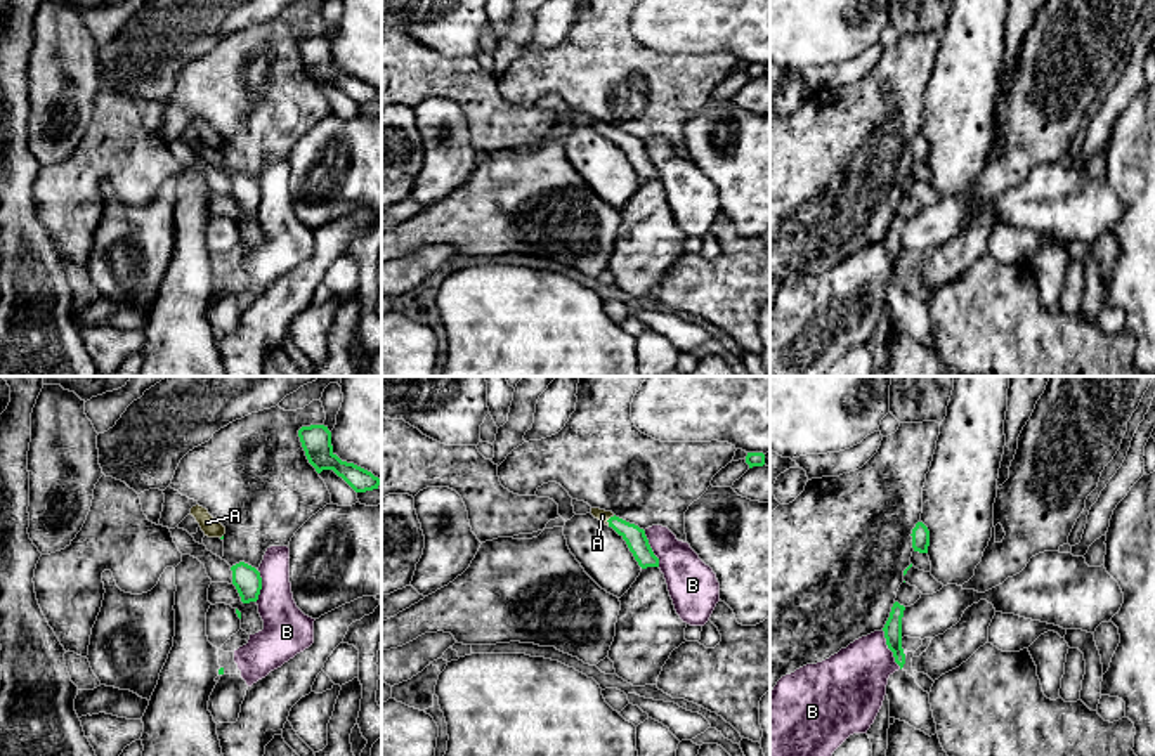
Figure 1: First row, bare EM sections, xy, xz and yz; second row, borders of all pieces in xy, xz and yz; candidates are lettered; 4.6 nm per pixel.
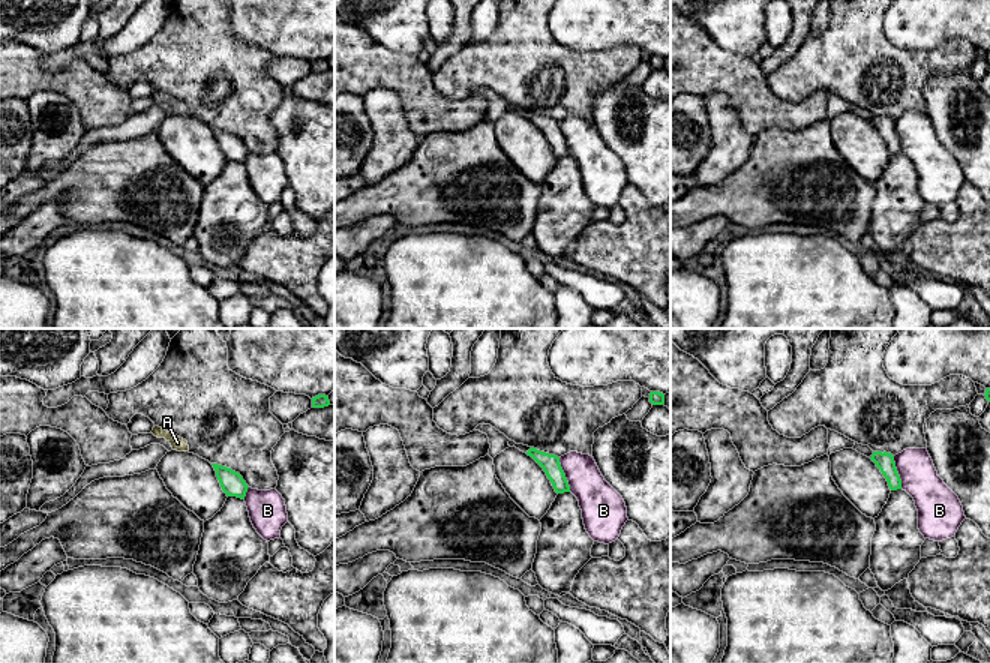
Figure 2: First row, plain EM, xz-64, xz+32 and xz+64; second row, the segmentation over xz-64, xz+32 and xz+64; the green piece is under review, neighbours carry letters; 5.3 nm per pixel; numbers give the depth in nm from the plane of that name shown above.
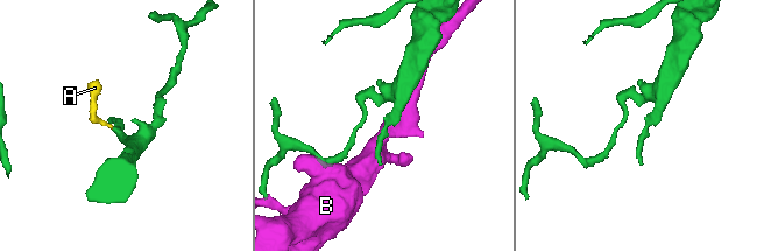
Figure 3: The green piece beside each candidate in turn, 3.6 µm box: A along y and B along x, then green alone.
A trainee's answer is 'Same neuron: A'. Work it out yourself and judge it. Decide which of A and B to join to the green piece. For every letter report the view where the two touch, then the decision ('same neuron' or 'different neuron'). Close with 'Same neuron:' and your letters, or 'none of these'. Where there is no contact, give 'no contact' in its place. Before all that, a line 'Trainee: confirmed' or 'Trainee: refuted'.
Trainee: confirmed
A: xz | same neuron
B: yz | different neuron
Same neuron: A

